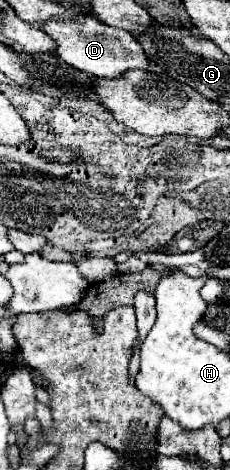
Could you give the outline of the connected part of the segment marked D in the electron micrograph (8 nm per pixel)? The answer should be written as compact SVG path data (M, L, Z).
M85 16L83 20L77 18L77 22L57 22L57 20L43 22L41 30L55 40L55 50L53 50L55 56L59 56L69 66L99 78L117 78L123 76L127 70L133 68L149 70L151 66L151 60L145 56L143 48L129 32L111 28L99 22L95 16Z

